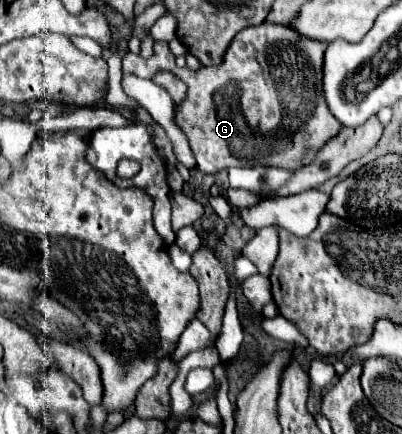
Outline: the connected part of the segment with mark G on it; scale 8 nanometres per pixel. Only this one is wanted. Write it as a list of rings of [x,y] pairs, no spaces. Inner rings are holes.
[[[260,24],[242,30],[226,50],[226,58],[220,66],[202,66],[200,70],[178,68],[166,42],[154,44],[154,54],[142,58],[128,52],[122,60],[122,74],[134,74],[138,78],[152,80],[158,72],[172,72],[186,86],[186,98],[176,104],[176,126],[188,138],[198,168],[206,174],[218,174],[232,166],[296,166],[306,144],[324,146],[328,138],[336,136],[342,124],[330,114],[322,96],[322,54],[326,44],[302,38],[288,26]]]

